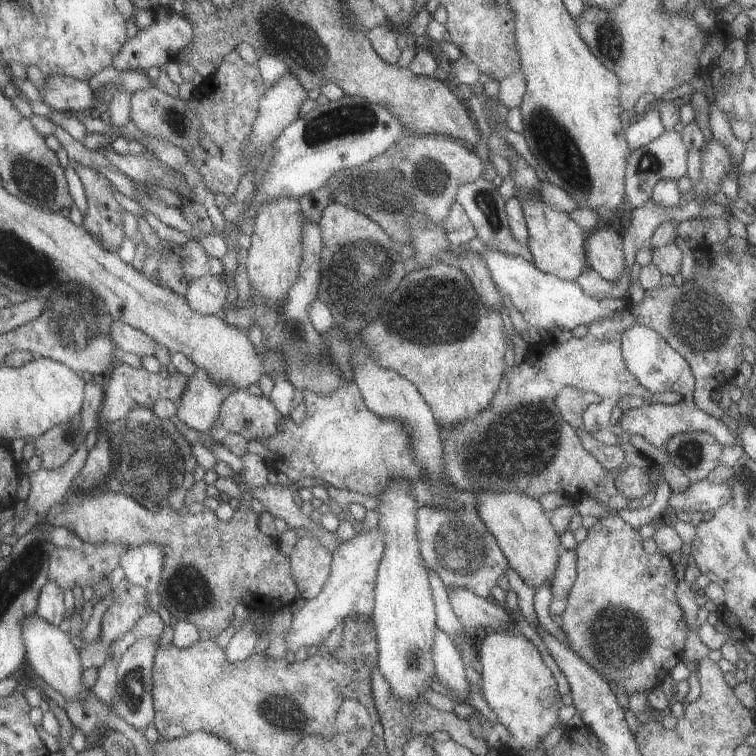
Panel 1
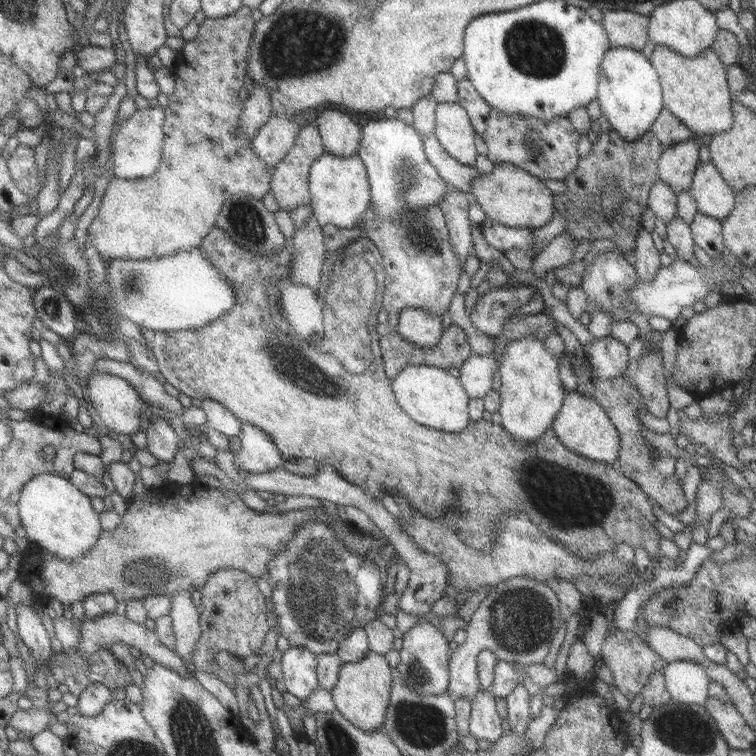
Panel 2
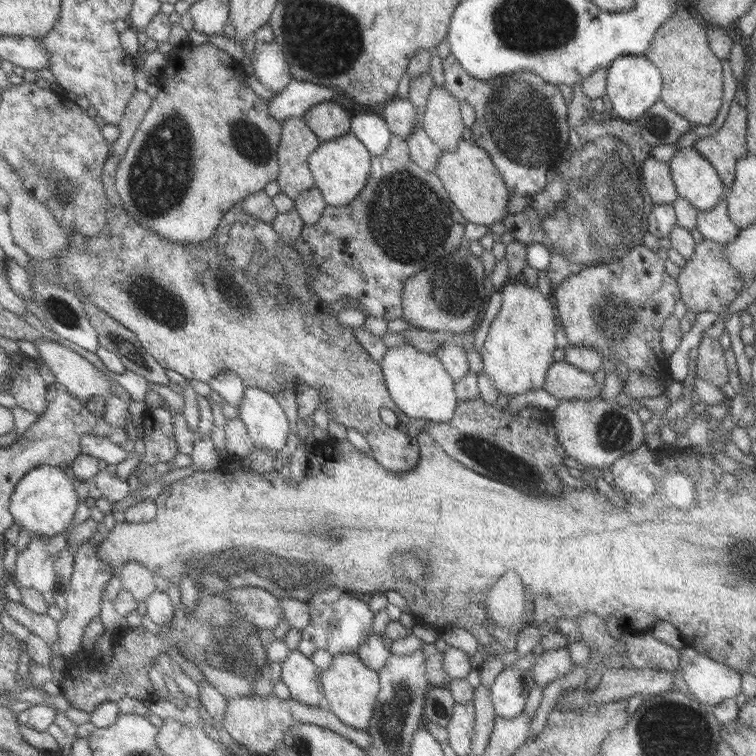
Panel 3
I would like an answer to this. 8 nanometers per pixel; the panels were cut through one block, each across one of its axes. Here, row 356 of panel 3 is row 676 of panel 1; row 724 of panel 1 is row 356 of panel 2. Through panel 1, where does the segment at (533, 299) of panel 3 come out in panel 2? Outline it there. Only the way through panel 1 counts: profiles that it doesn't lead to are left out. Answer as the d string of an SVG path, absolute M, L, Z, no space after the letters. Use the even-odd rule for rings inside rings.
M533 336L509 340L505 348L497 370L501 382L498 389L500 403L497 407L501 428L519 443L535 443L550 429L566 393L557 373L558 358Z

